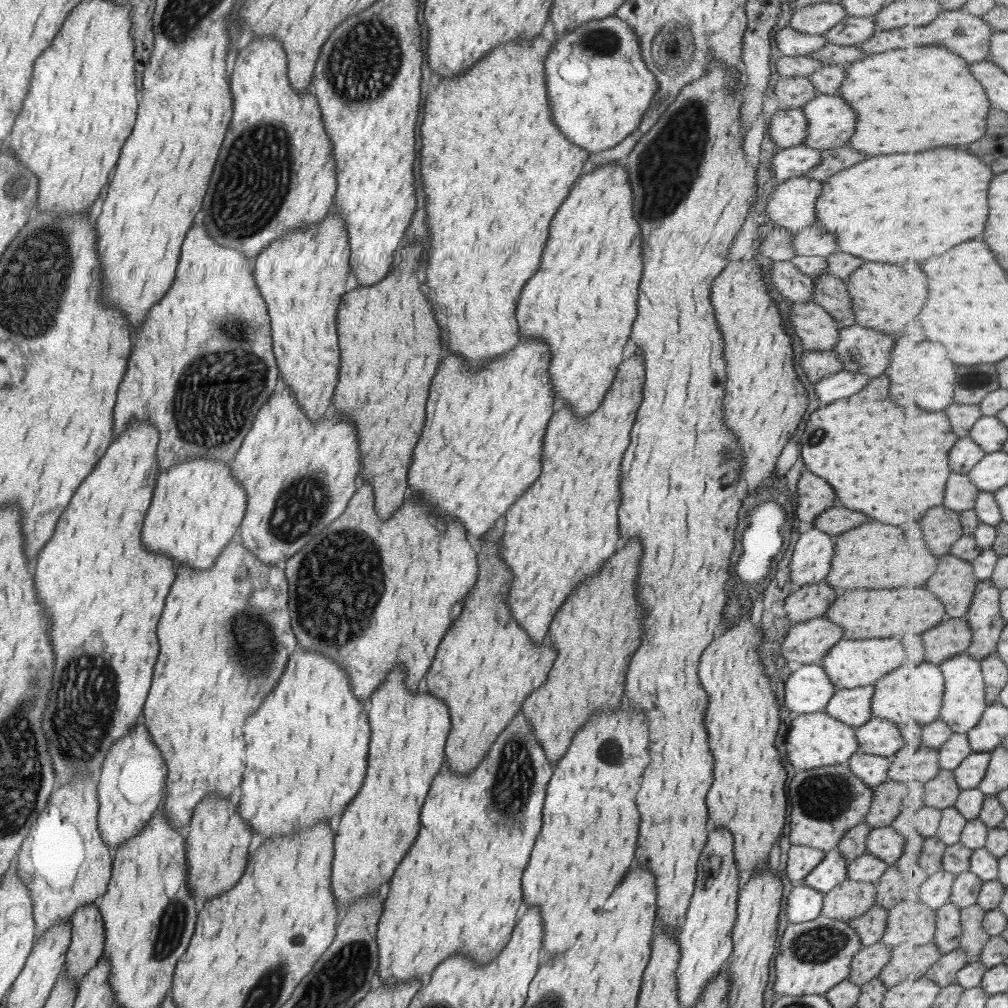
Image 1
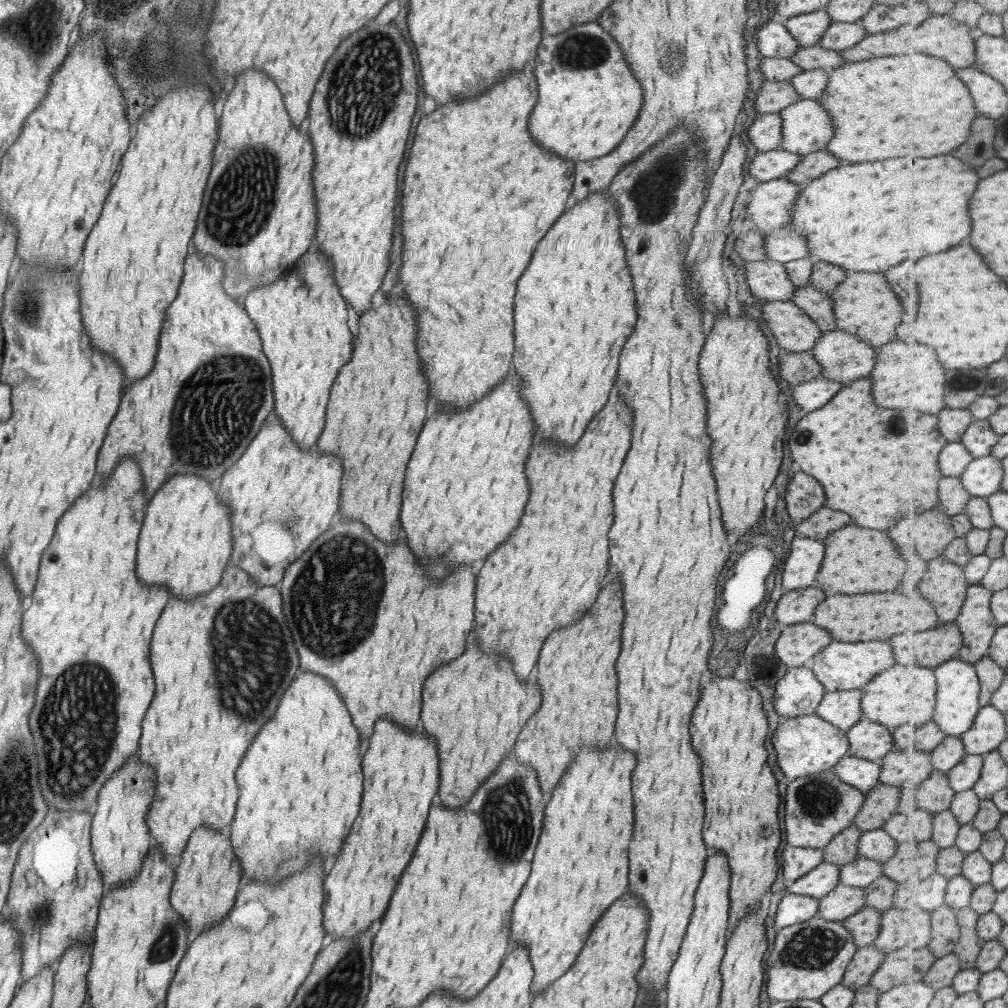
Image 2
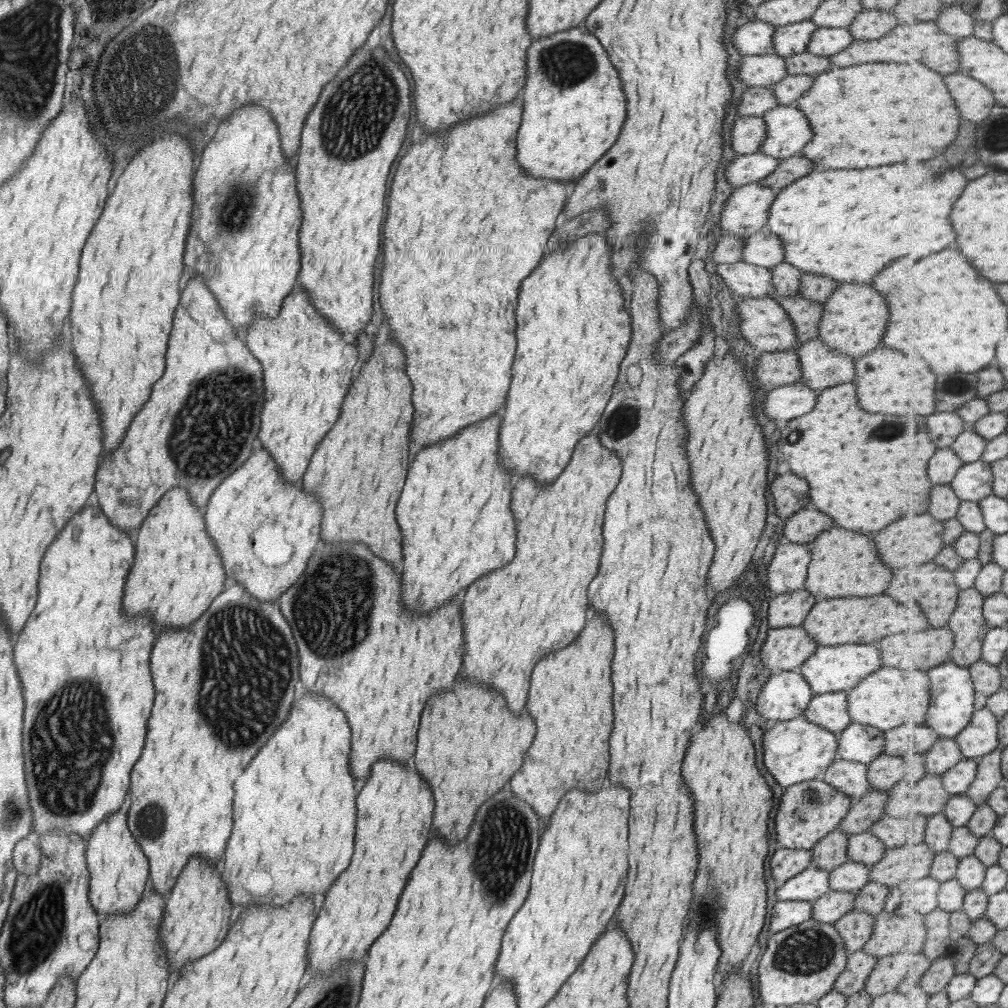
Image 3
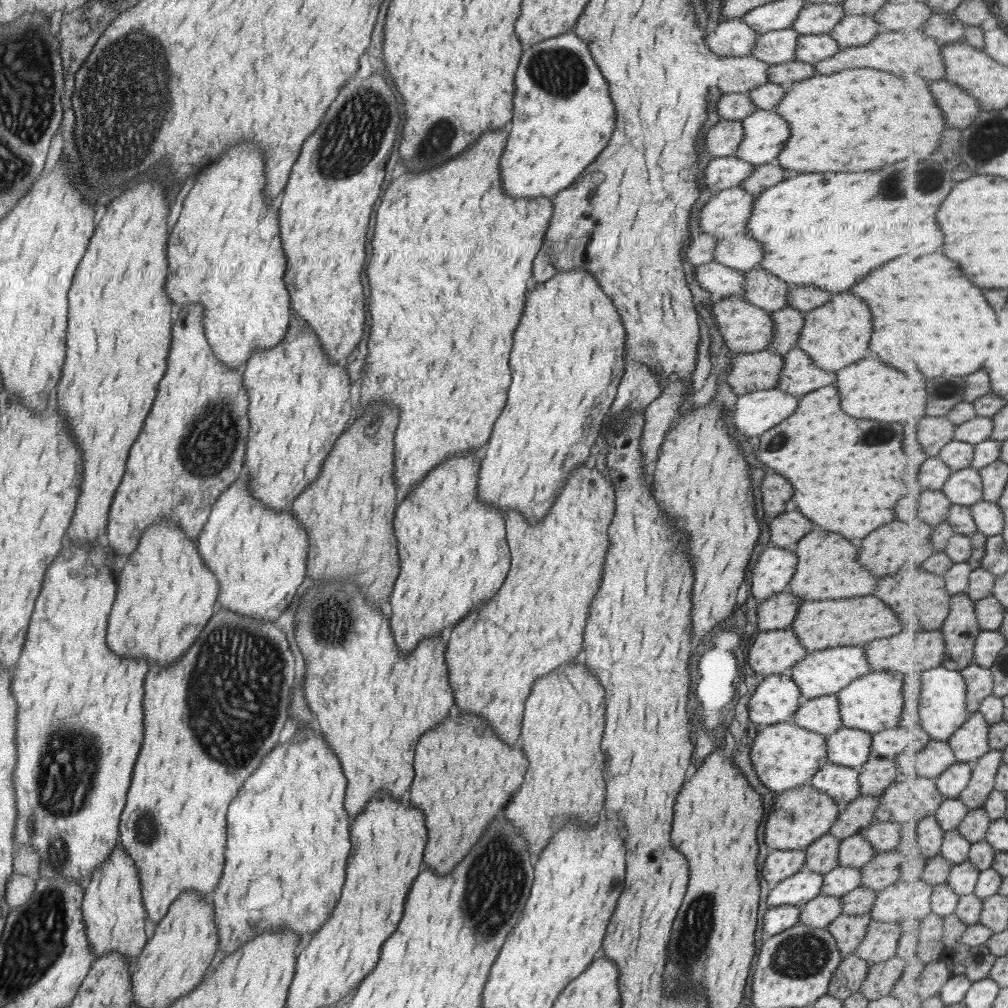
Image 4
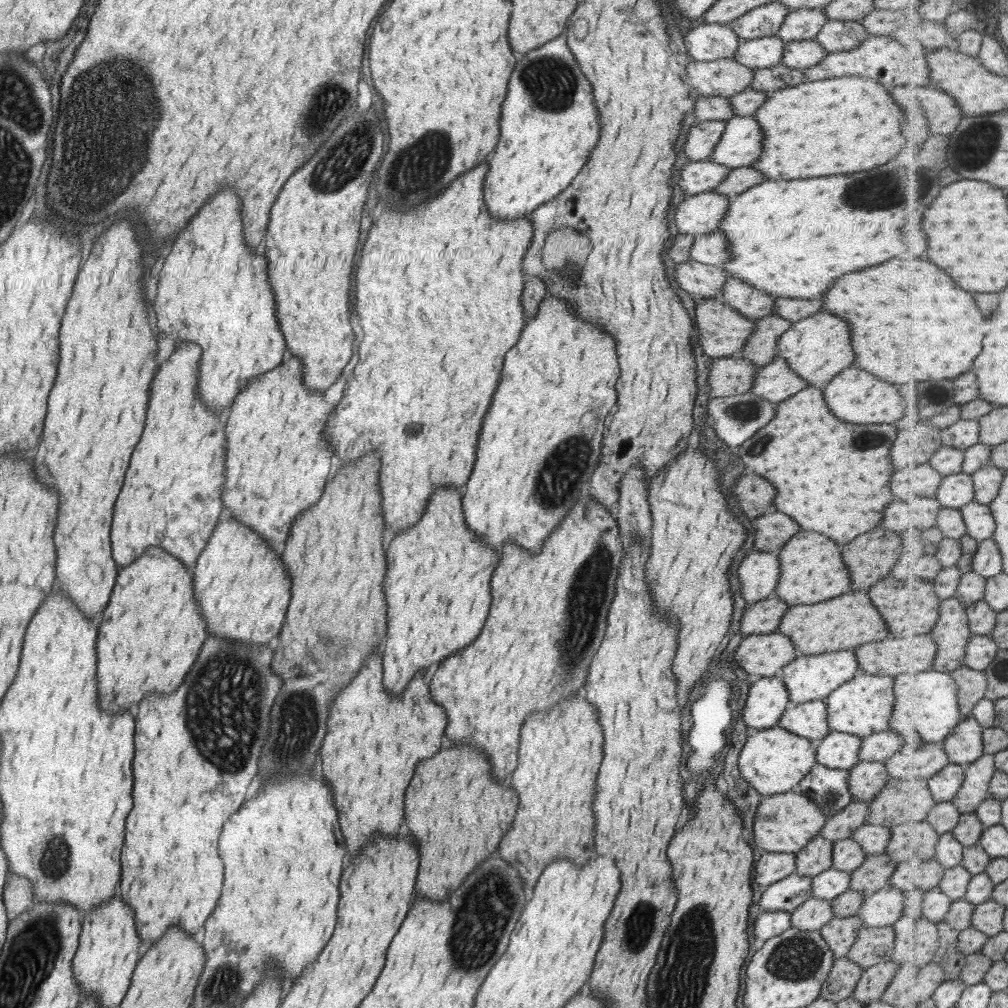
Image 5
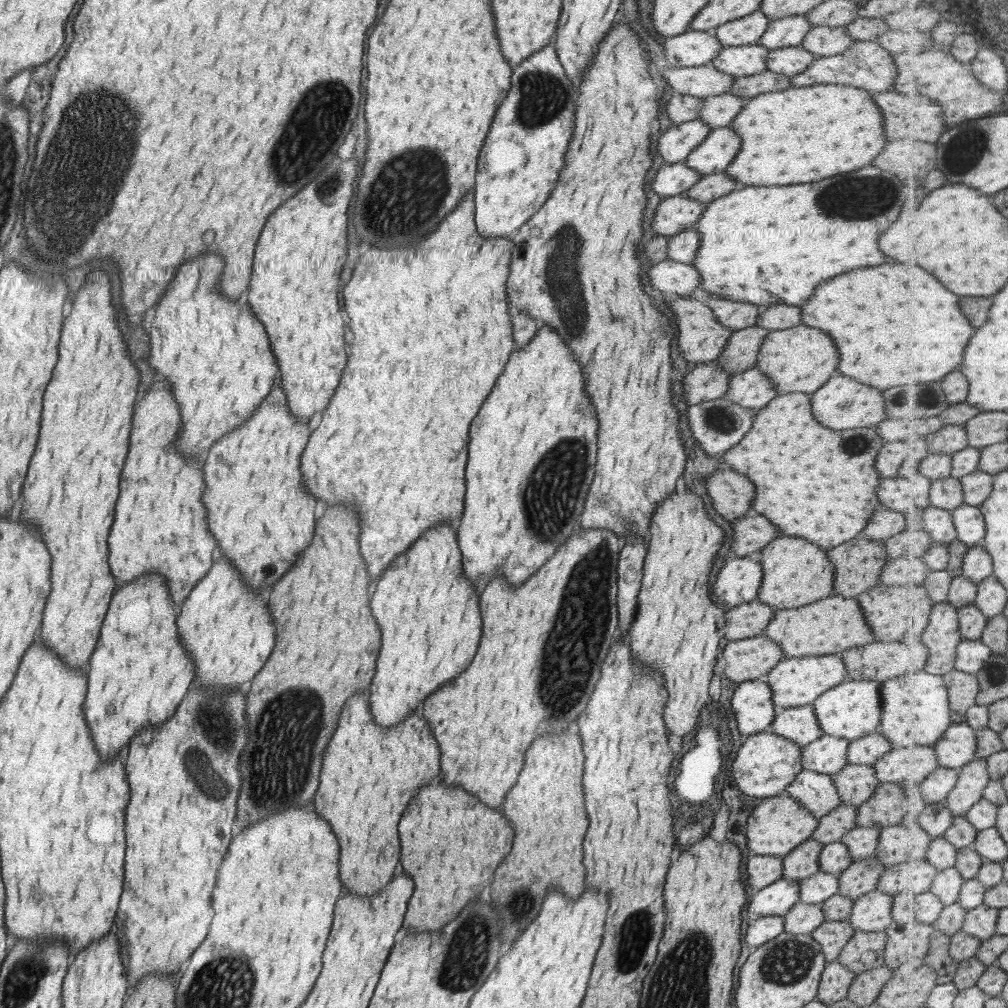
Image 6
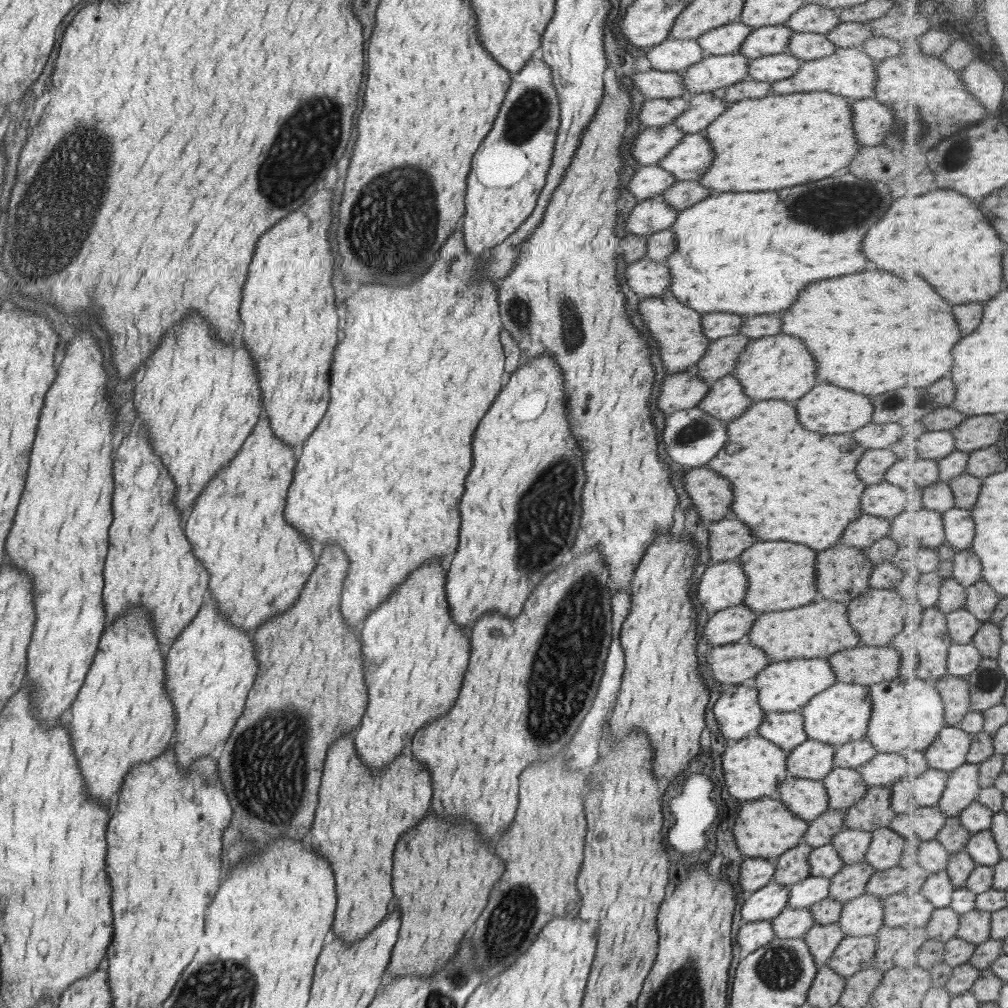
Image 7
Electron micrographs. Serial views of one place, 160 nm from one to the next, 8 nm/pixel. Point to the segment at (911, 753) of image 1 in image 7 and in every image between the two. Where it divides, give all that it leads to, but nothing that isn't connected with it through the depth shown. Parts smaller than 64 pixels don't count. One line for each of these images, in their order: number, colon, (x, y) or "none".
2: (897, 767)
3: (884, 770)
4: (876, 774)
5: (865, 779)
6: (855, 783)
7: (844, 786)

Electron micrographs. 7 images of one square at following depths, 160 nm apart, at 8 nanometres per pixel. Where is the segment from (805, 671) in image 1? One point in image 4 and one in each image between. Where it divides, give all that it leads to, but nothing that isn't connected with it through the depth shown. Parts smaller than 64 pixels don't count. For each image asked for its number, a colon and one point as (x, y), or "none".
2: (797, 693)
3: (784, 695)
4: (775, 698)

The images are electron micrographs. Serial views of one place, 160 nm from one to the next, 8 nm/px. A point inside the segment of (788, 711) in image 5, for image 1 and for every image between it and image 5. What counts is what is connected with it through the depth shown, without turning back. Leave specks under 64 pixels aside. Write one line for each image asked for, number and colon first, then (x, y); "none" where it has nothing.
1: (851, 707)
2: (841, 709)
3: (829, 710)
4: (820, 715)

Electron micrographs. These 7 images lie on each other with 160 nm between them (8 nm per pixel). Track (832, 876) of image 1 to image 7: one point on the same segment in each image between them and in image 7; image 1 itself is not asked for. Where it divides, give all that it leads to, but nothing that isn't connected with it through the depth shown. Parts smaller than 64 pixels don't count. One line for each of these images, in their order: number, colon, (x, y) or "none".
2: (820, 880)
3: (811, 883)
4: (799, 888)
5: (788, 893)
6: (776, 899)
7: (764, 904)

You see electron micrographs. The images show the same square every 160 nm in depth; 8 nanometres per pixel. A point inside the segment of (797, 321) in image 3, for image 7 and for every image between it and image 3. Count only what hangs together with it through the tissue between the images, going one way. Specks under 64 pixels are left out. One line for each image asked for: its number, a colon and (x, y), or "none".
4: (786, 322)
5: (760, 347)
6: (740, 353)
7: (719, 359)

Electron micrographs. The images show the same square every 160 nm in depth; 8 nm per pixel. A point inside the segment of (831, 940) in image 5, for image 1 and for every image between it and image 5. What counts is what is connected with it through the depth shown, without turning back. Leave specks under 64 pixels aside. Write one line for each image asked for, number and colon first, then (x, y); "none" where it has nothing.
1: (869, 926)
2: (863, 926)
3: (855, 927)
4: (848, 931)

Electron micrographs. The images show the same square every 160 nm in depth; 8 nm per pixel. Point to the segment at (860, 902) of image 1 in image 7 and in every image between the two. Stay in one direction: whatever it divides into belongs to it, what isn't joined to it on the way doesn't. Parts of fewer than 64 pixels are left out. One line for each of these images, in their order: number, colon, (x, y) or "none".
2: (842, 901)
3: (829, 907)
4: (820, 911)
5: (811, 915)
6: (802, 918)
7: (790, 923)

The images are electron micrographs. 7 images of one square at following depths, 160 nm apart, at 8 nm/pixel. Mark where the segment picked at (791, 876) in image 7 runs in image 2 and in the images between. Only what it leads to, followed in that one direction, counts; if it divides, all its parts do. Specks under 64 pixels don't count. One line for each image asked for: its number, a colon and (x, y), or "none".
2: (842, 849)
3: (831, 851)
4: (821, 856)
5: (815, 857)
6: (800, 863)

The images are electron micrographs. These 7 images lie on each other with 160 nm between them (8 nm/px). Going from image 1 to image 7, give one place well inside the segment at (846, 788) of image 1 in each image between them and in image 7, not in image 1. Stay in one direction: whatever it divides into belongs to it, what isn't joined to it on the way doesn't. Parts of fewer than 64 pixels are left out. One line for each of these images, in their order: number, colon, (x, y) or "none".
2: (818, 806)
3: (807, 811)
4: (798, 817)
5: (784, 823)
6: (777, 825)
7: (764, 828)

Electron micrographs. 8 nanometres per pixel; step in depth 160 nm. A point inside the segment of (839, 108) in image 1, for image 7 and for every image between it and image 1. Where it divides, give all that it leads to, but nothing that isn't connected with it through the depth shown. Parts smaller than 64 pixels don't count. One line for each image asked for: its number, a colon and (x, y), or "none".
2: (805, 127)
3: (787, 131)
4: (764, 133)
5: (740, 144)
6: (720, 145)
7: (688, 160)

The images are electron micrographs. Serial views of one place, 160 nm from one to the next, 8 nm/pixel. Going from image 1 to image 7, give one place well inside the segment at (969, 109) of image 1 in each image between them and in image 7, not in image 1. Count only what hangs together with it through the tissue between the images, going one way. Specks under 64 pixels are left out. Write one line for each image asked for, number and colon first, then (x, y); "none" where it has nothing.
2: (897, 105)
3: (872, 113)
4: (842, 122)
5: (839, 125)
6: (800, 134)
7: (779, 140)

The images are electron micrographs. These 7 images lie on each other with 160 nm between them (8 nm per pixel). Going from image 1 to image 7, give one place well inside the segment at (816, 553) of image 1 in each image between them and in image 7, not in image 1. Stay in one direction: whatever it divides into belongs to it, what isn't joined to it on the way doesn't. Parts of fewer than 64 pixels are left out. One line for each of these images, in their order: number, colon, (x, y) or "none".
2: (800, 567)
3: (786, 570)
4: (770, 575)
5: (757, 574)
6: (737, 581)
7: (721, 585)

